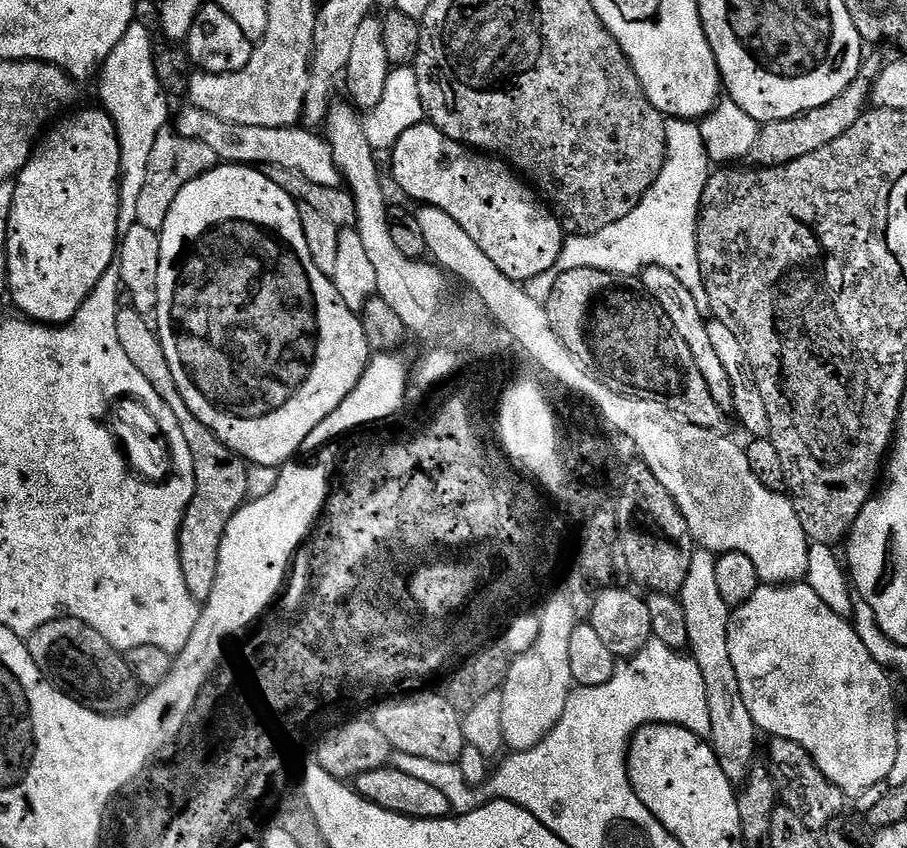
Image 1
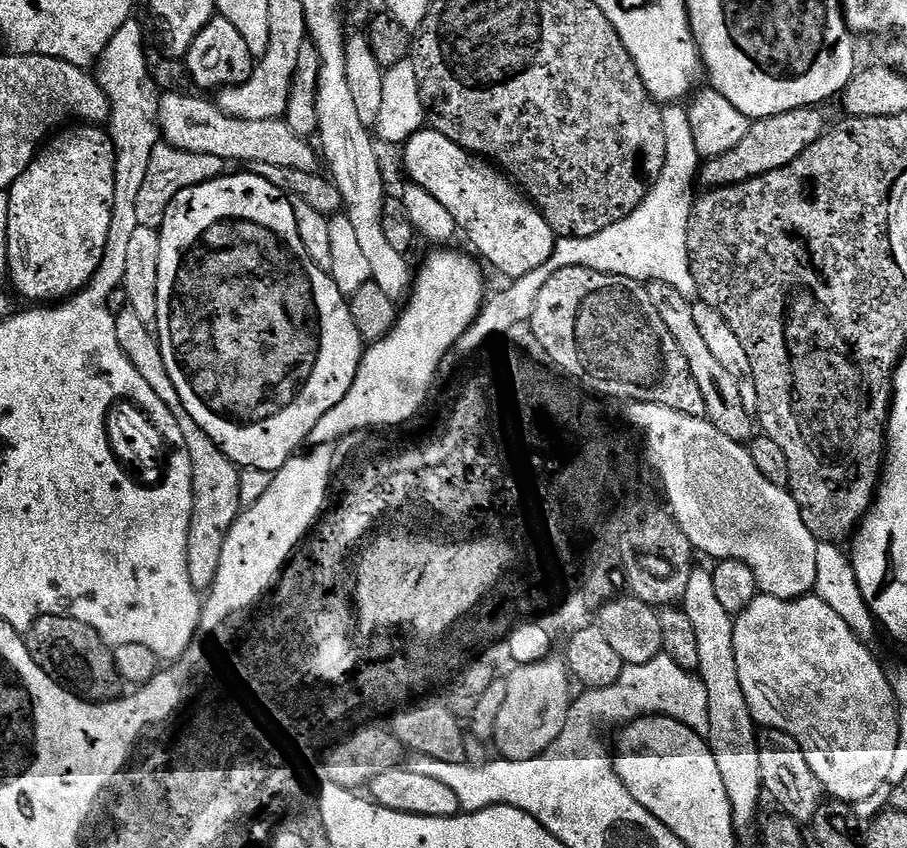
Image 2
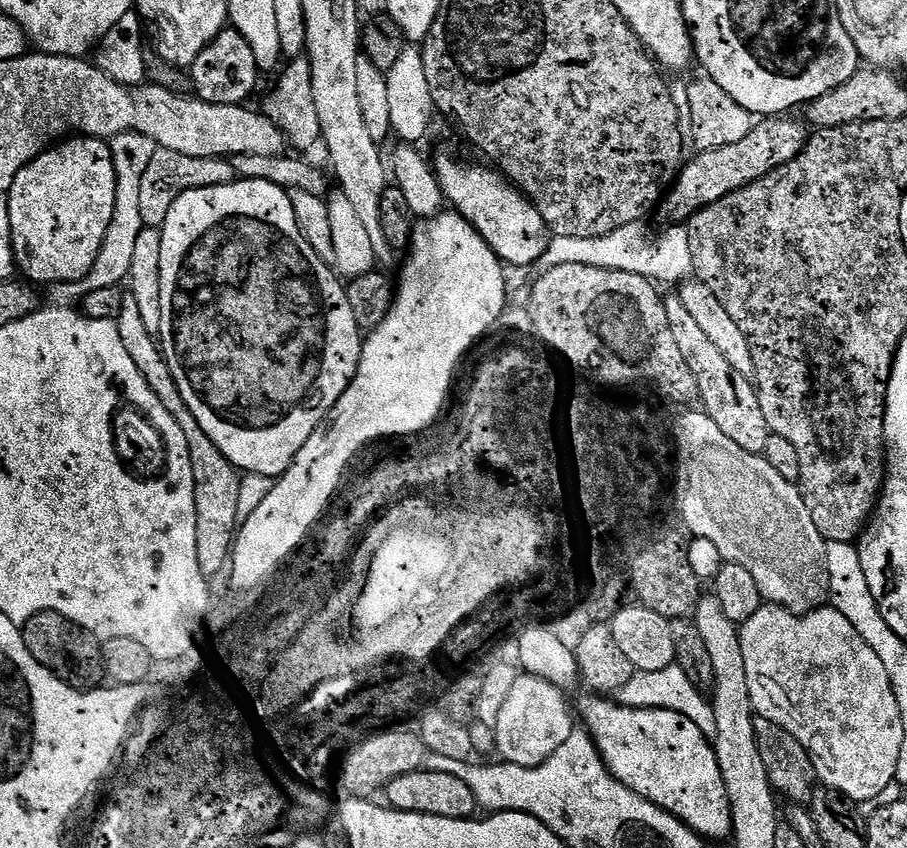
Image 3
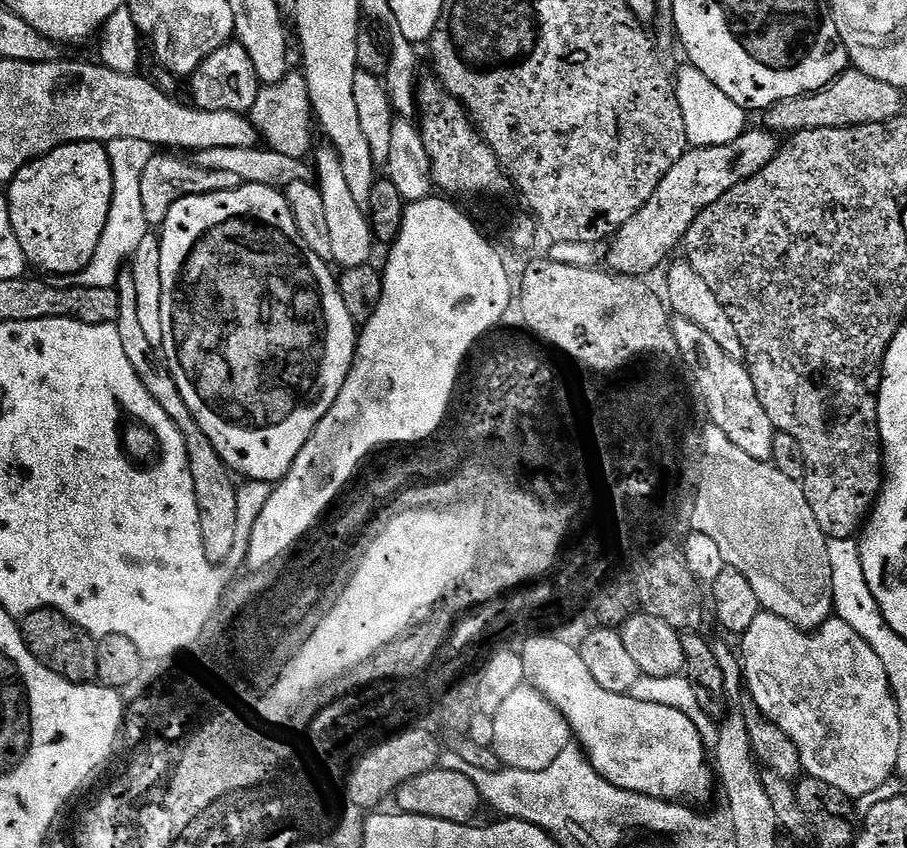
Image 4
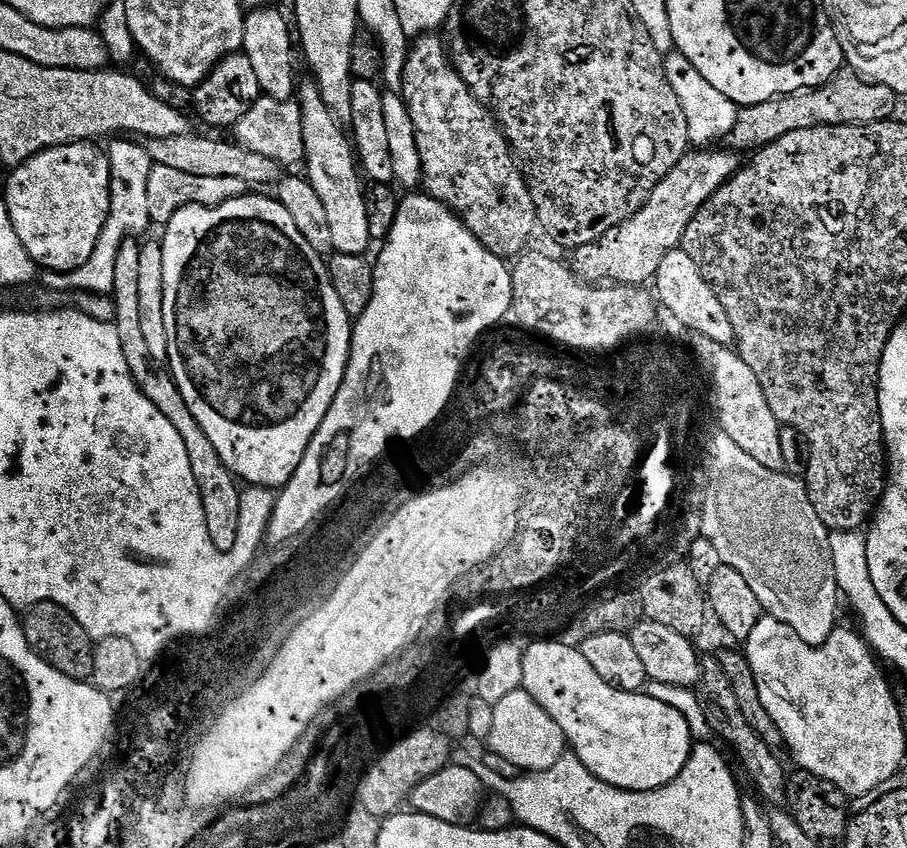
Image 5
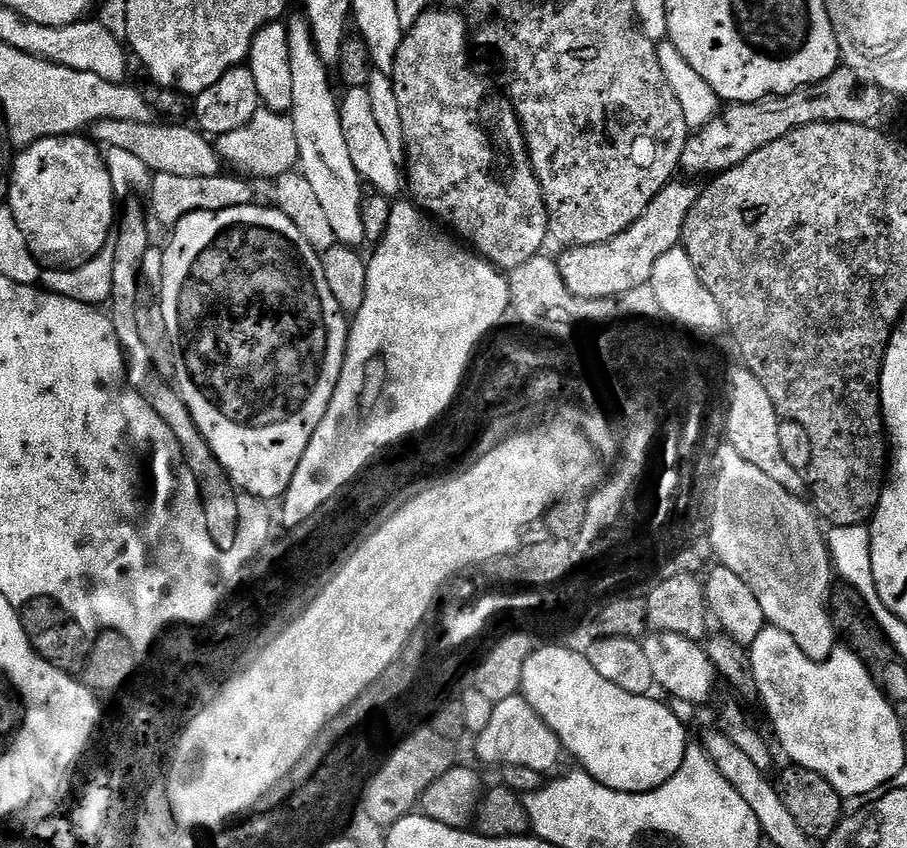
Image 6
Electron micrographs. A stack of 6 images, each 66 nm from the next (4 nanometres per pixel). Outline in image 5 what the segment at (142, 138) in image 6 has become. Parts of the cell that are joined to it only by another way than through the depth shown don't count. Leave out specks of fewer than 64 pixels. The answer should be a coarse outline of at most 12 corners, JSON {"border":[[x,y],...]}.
{"border":[[231,139],[148,140],[153,164],[198,178],[280,183],[282,165]]}

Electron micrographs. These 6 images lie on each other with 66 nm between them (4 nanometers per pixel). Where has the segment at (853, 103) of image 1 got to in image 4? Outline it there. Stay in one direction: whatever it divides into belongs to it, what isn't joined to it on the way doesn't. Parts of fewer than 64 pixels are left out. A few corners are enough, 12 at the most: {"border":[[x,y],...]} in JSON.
{"border":[[763,126],[689,147],[611,237],[607,267],[647,277],[694,218],[780,152]]}

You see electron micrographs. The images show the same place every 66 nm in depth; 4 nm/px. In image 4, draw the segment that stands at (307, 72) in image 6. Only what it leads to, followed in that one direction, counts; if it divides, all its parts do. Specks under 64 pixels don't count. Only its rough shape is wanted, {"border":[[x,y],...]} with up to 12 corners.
{"border":[[331,146],[317,151],[314,176],[326,205],[331,263],[369,263],[367,211],[350,194]]}

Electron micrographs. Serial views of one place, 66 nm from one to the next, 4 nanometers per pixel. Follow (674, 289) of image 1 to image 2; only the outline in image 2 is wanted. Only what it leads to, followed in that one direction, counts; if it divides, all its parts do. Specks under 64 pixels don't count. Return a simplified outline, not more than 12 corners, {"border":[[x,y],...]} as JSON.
{"border":[[647,285],[662,322],[682,346],[726,438],[754,436],[738,378],[714,358],[694,322],[693,301],[674,286]]}

